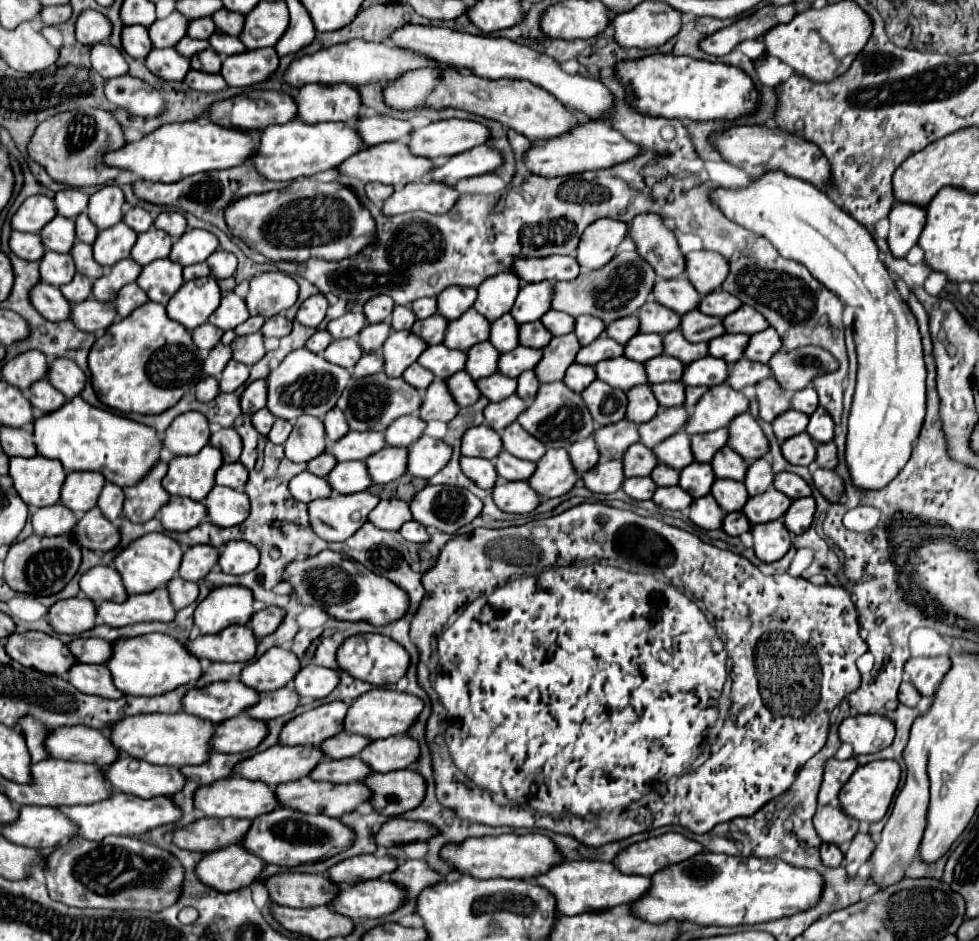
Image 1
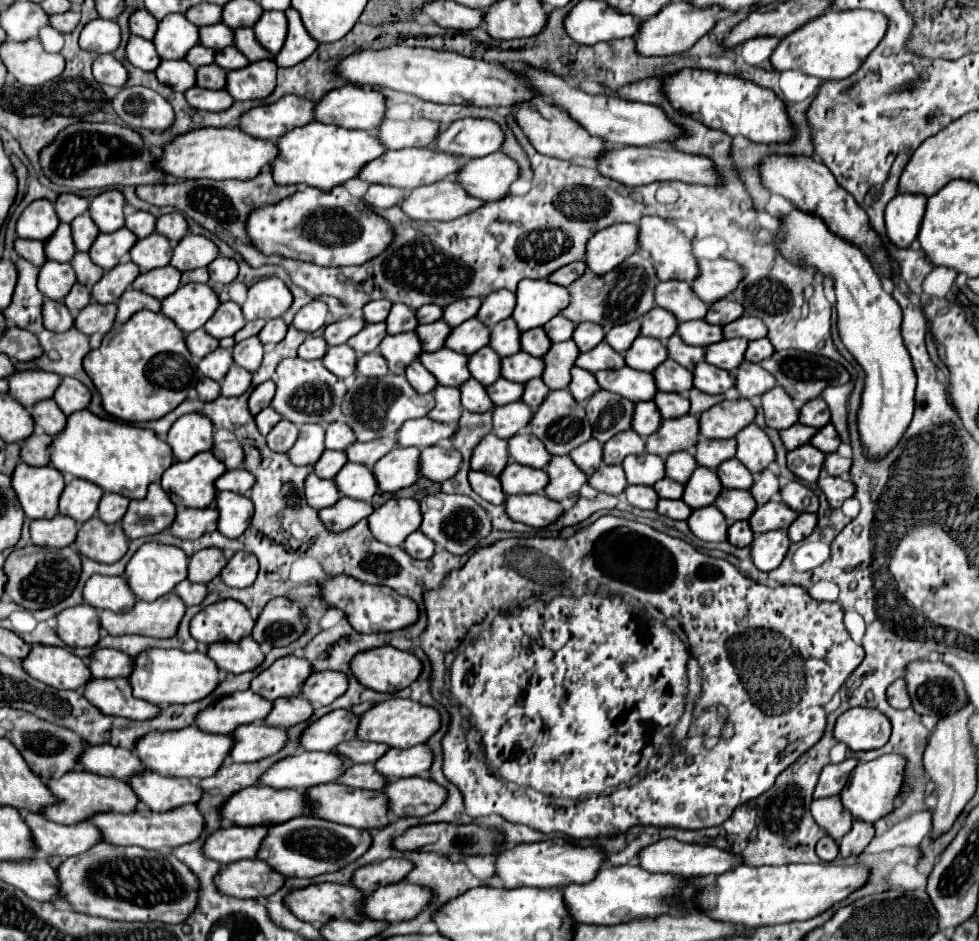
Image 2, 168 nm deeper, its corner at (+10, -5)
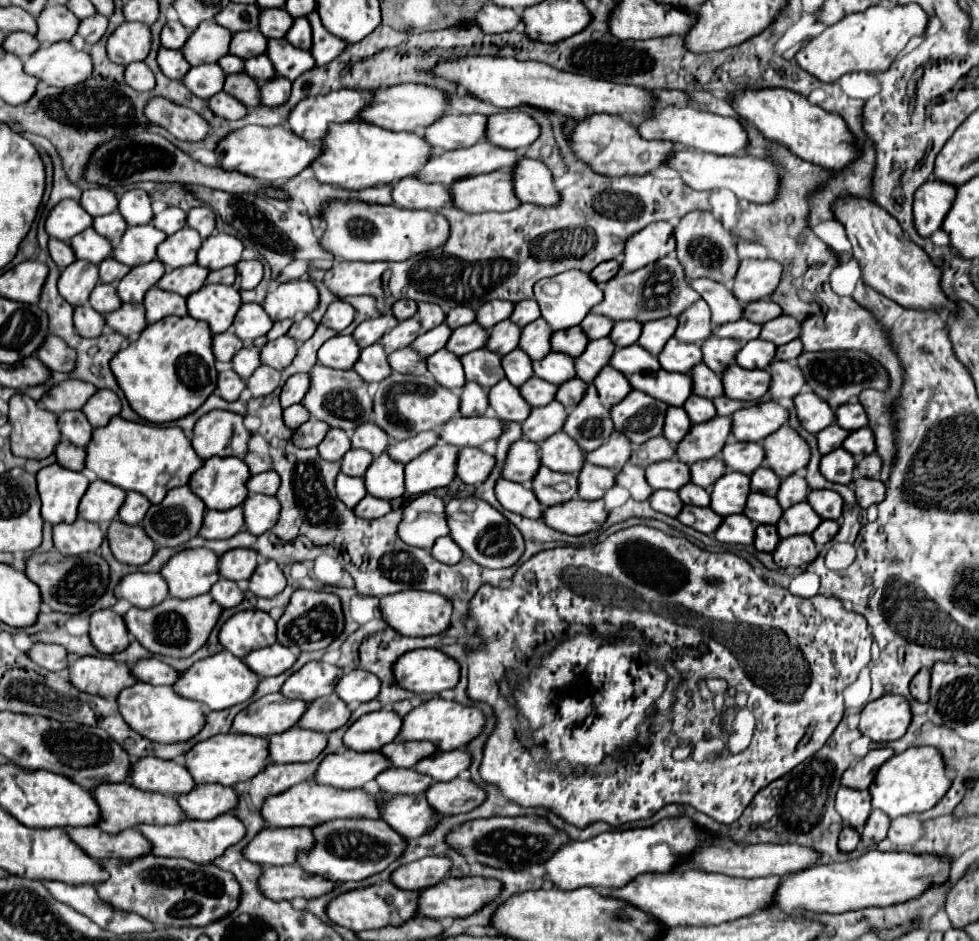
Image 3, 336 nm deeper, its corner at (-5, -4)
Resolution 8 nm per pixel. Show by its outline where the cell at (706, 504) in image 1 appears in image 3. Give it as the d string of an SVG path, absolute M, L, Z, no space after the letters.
M735 514L725 516L723 524L713 532L713 536L723 544L753 544L755 528L747 516Z

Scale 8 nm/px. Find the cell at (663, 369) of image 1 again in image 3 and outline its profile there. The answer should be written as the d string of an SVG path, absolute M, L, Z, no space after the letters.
M703 362L697 364L697 368L693 368L689 376L693 380L693 394L709 398L709 400L713 400L717 396L723 396L721 378L715 372L711 372Z

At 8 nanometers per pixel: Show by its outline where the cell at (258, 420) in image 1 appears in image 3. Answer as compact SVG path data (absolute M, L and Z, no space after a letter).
M293 404L291 408L285 408L283 410L283 422L285 422L285 426L287 428L297 428L297 426L301 426L303 422L307 422L311 416L309 416L309 412L301 406L301 404Z

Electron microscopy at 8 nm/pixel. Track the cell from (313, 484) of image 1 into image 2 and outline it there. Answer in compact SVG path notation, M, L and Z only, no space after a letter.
M308 475L306 481L306 499L308 505L314 505L314 509L324 509L332 507L340 499L340 491L334 481L320 479L318 475Z

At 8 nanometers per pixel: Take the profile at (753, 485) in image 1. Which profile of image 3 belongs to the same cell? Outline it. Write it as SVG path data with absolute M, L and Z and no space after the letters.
M791 474L787 476L785 480L781 480L781 486L779 486L779 492L777 492L777 502L779 506L785 510L797 502L803 502L809 494L809 486L805 482L803 476L799 474Z

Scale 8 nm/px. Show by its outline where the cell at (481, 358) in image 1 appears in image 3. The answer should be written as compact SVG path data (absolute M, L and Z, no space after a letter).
M515 350L509 352L501 358L503 370L505 370L505 378L511 380L511 384L521 386L523 382L527 382L533 376L533 368L531 368L531 358L523 352L523 350Z

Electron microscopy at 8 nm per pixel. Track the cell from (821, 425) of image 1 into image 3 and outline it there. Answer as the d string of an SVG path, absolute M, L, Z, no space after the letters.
M859 428L855 432L851 432L847 436L847 440L843 442L843 448L847 452L853 452L853 456L859 460L867 454L871 454L875 450L875 440L873 440L873 432L869 428Z

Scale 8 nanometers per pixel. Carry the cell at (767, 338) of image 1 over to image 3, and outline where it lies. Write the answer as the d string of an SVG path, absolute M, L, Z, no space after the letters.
M793 340L793 342L787 342L783 346L777 346L777 352L775 352L775 358L777 360L795 360L799 354L801 354L803 346L799 340Z

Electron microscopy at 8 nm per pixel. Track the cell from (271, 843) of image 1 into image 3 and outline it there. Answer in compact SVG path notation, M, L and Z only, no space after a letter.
M367 818L331 820L327 824L315 826L313 832L315 832L315 844L311 846L311 852L299 852L297 864L303 870L319 874L333 882L363 880L371 874L377 874L385 870L405 850L403 836L397 834L383 820L367 820Z

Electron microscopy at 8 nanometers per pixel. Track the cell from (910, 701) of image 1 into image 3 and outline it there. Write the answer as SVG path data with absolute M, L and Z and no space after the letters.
M923 668L923 672L917 672L911 680L911 696L919 702L927 702L929 700L929 670Z

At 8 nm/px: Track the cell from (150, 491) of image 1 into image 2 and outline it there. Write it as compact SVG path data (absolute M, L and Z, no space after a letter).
M152 483L148 487L148 497L128 507L128 513L122 519L122 527L128 539L138 539L168 529L174 519L176 505L158 483Z

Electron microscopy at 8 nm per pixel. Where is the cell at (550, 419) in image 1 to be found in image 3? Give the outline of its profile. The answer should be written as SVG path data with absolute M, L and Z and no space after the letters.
M593 384L587 386L583 400L567 416L563 424L563 432L569 434L579 444L579 448L585 452L599 448L613 432L609 408L605 408L599 402Z

